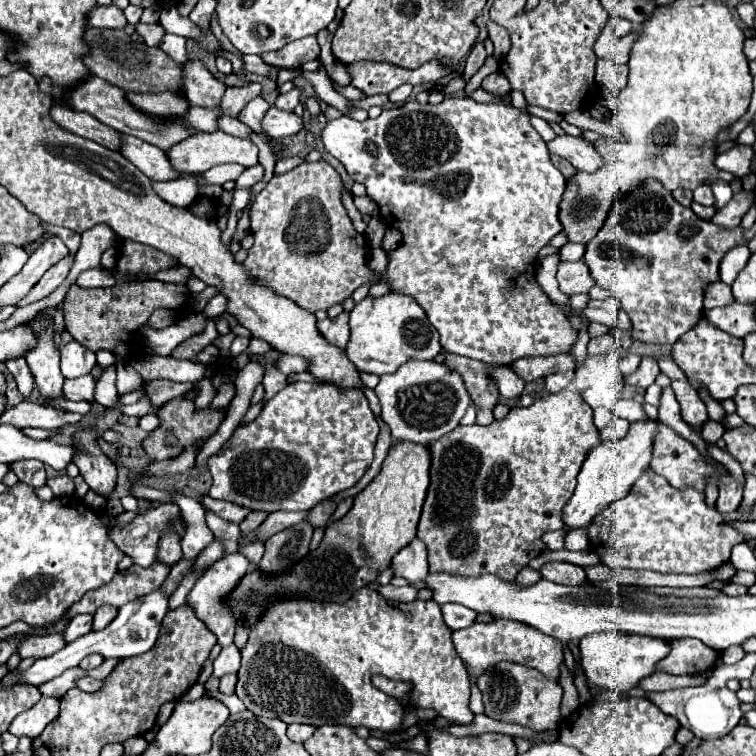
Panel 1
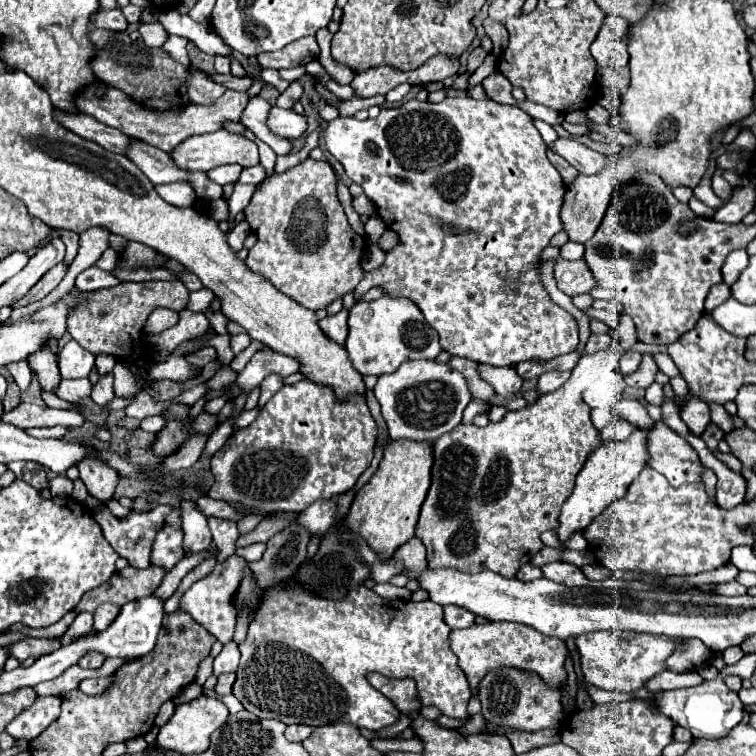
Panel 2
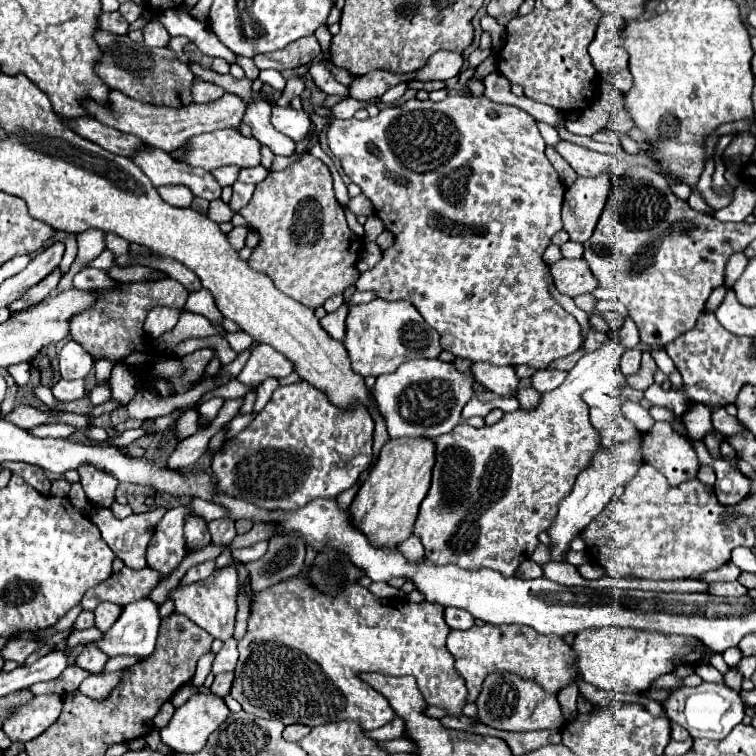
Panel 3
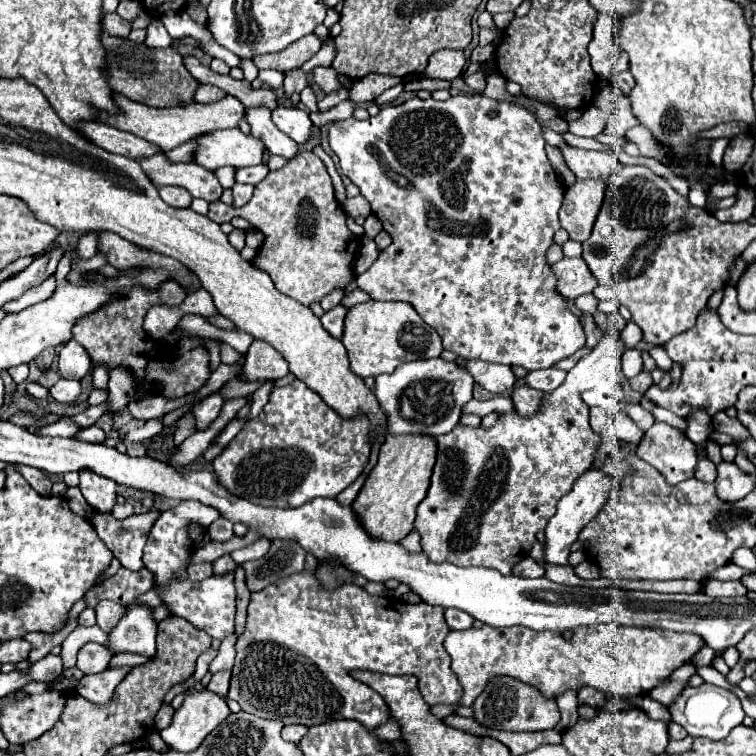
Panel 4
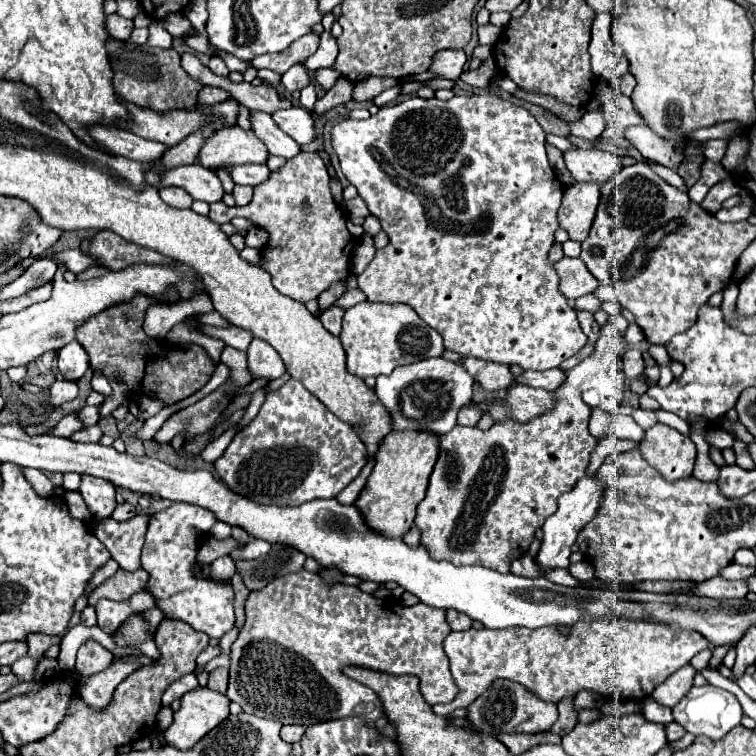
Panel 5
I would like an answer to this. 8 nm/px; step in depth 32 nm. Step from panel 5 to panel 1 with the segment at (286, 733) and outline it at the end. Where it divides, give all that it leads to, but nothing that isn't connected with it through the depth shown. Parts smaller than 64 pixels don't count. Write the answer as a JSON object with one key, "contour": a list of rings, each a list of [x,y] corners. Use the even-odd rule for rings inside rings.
{"contour":[[[292,724],[288,726],[288,738],[292,742],[306,742],[312,734],[314,734],[314,726],[308,726],[308,724]]]}

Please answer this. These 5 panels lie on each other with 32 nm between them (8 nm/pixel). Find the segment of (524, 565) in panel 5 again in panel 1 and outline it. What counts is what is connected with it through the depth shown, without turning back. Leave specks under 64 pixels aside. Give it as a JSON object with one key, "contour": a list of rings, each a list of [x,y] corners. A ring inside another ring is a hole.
{"contour":[[[524,568],[524,570],[520,570],[520,572],[518,572],[518,576],[516,576],[516,580],[514,580],[514,582],[522,584],[522,586],[530,586],[530,584],[538,582],[540,578],[542,578],[542,576],[540,576],[540,572],[530,570],[530,568]]]}

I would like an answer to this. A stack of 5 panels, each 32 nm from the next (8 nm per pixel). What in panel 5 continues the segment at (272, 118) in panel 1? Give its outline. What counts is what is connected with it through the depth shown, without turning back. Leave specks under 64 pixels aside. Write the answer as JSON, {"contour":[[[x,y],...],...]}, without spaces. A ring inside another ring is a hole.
{"contour":[[[292,106],[288,110],[276,110],[272,114],[274,122],[280,130],[284,130],[290,138],[294,138],[300,146],[314,140],[314,120],[310,118],[310,112],[306,112],[300,106]]]}

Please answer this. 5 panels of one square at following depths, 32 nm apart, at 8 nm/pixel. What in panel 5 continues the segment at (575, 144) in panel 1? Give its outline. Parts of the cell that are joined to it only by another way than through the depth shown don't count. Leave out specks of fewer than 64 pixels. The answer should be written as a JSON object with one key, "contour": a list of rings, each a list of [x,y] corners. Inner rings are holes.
{"contour":[[[568,150],[564,152],[568,170],[576,182],[608,182],[620,170],[620,158],[606,150]]]}

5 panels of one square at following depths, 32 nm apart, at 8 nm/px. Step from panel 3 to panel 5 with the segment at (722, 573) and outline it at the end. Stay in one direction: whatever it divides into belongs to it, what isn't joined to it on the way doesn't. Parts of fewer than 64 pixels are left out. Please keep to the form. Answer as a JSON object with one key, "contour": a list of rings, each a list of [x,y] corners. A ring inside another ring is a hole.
{"contour":[[[728,564],[724,570],[720,570],[720,576],[726,580],[740,580],[740,578],[748,578],[754,574],[754,568],[748,566],[740,566],[740,564]]]}

